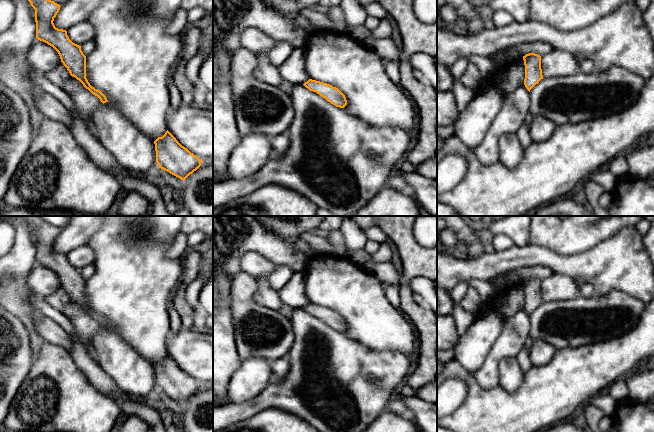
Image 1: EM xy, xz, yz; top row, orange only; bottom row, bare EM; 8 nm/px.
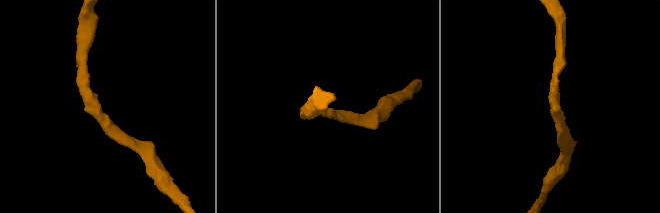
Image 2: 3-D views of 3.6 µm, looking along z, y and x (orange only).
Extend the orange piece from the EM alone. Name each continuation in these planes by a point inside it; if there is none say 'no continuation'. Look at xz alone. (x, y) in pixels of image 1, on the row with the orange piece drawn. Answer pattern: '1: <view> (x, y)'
no continuation

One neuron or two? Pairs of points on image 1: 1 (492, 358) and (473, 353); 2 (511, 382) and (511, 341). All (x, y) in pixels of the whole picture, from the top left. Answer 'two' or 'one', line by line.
1: two
2: two

